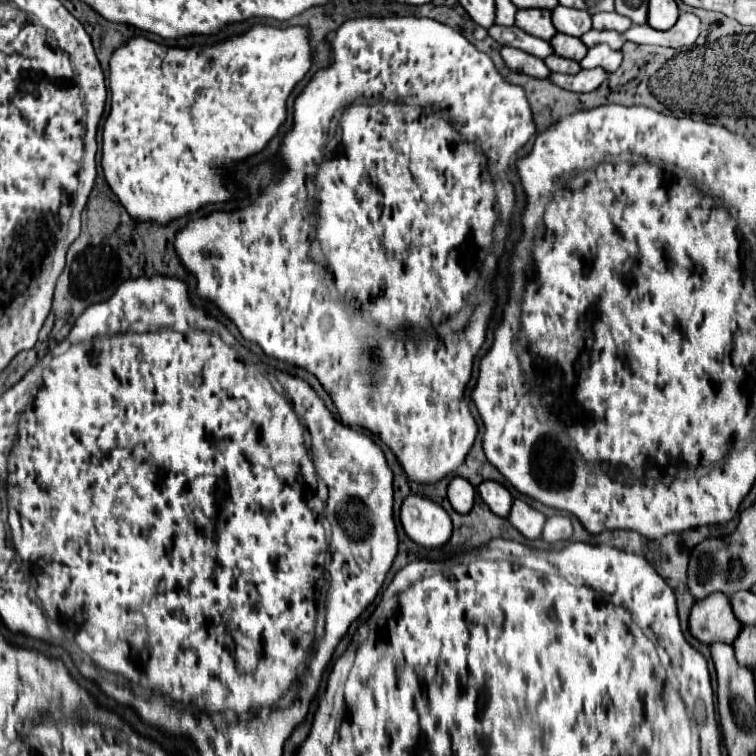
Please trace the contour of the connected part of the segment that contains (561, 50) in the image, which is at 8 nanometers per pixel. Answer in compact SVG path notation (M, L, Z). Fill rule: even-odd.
M555 34L555 38L549 40L551 48L557 56L563 58L571 58L571 60L581 60L587 54L587 46L575 38L575 36L567 36L567 34Z

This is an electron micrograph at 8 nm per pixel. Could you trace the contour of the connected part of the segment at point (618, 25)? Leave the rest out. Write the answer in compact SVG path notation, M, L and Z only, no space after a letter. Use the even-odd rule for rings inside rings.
M599 12L599 14L593 14L593 28L595 30L615 30L621 34L631 28L631 20L617 12Z

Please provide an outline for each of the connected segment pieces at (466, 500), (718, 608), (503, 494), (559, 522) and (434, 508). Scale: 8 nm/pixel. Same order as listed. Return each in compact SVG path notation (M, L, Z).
M455 476L455 478L449 482L447 498L449 498L451 506L455 508L455 512L459 512L459 514L467 514L467 512L471 510L471 506L473 506L475 490L473 490L473 486L471 486L465 478Z
M721 592L697 600L689 612L689 632L703 644L733 644L733 640L739 636L739 630L741 624L731 610L729 598Z
M487 480L487 482L481 482L479 488L477 488L479 496L483 498L483 502L489 506L489 510L501 518L507 518L509 516L509 510L511 510L511 504L513 504L513 498L509 494L509 490L505 486L501 486L499 482L493 482L493 480Z
M557 514L557 516L547 518L547 522L545 522L545 526L543 526L541 538L543 538L545 542L549 542L549 544L555 544L555 542L559 542L559 540L569 540L571 534L573 534L571 520L569 520L567 516Z
M421 496L405 498L401 524L407 536L423 548L441 548L447 544L453 530L449 514L439 504Z

